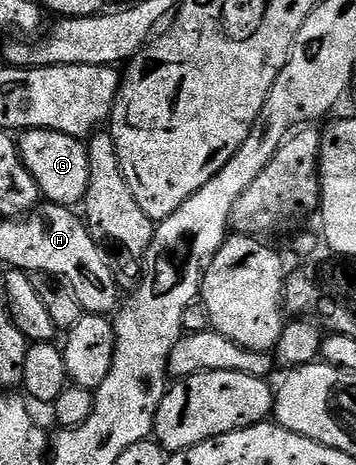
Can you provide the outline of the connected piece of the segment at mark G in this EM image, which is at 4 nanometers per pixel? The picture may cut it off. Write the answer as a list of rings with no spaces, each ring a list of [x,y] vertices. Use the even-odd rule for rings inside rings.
[[[24,130],[18,139],[19,158],[37,180],[40,195],[48,203],[75,208],[86,199],[89,188],[89,156],[86,145],[65,132]]]

